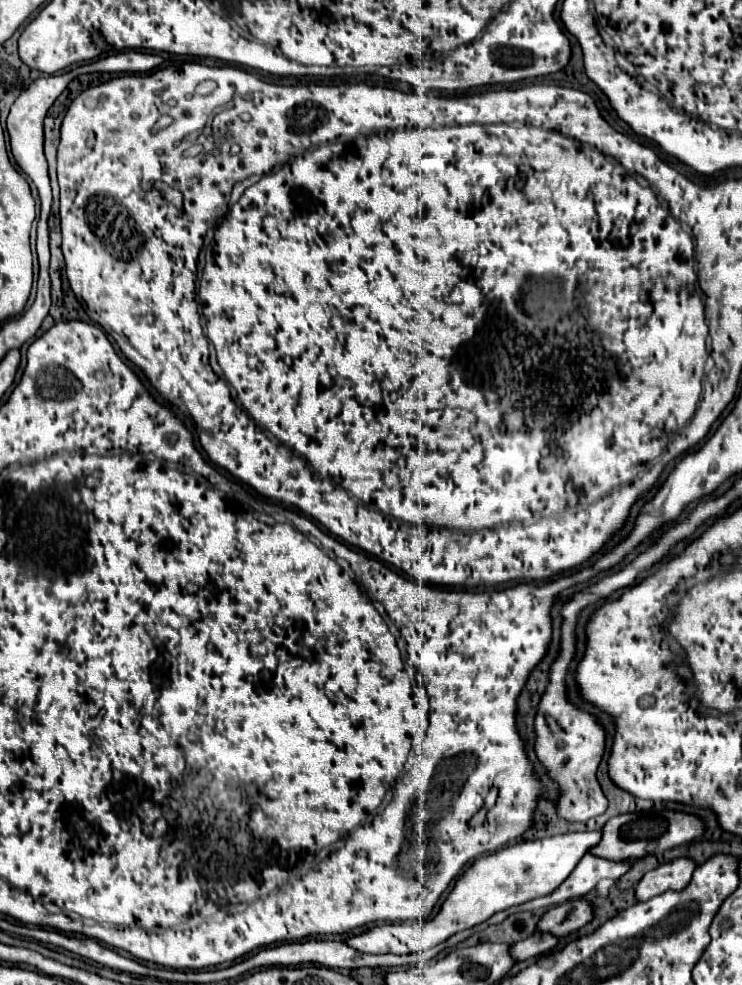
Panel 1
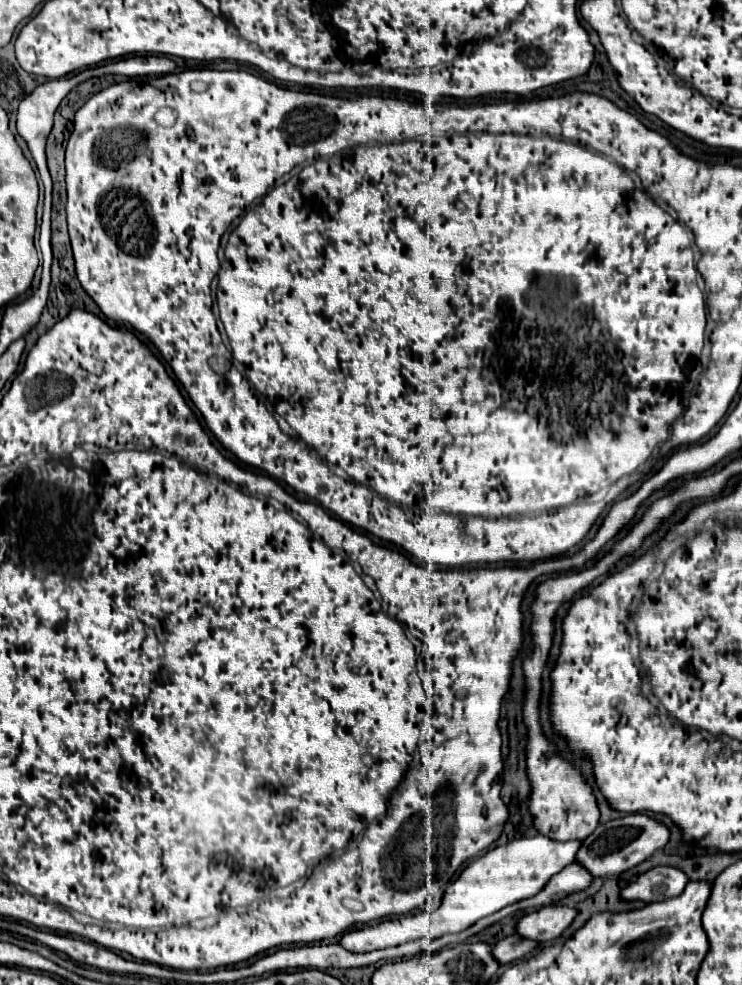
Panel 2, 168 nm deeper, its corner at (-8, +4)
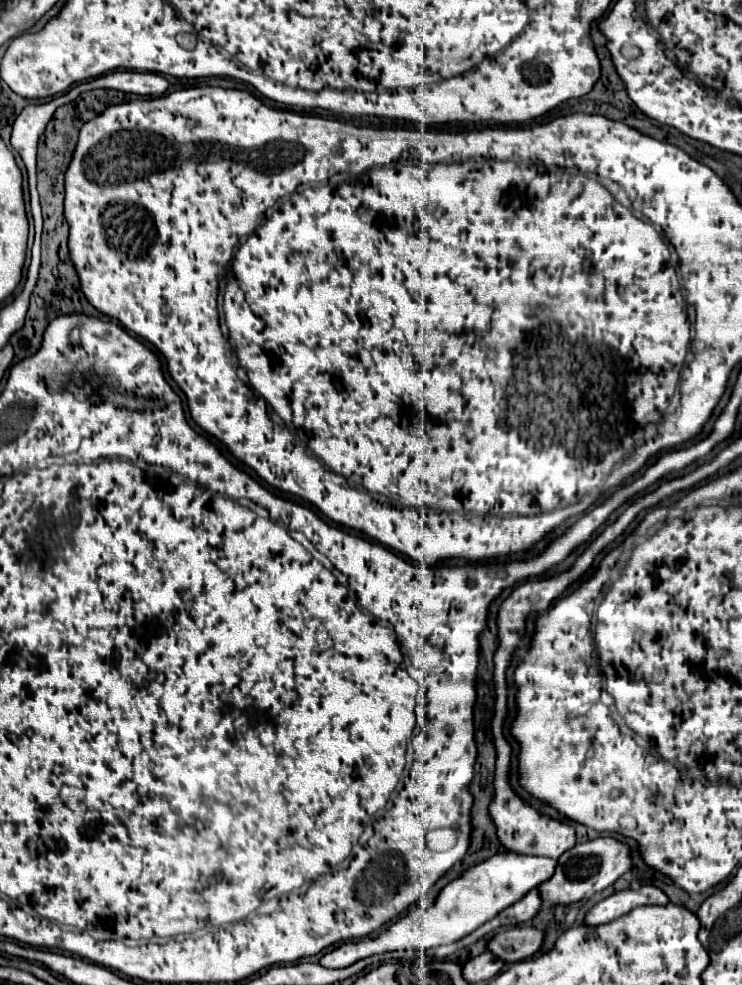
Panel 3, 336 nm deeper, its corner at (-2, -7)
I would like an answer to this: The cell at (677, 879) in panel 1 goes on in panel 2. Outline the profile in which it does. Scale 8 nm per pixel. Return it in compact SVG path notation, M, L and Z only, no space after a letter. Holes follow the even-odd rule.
M655 866L633 880L621 896L625 900L641 900L641 902L655 902L667 900L681 894L687 886L689 878L685 872L673 866Z

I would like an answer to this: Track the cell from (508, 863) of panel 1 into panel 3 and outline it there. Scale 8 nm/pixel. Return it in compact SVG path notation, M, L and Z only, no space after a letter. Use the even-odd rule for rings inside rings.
M499 853L491 859L469 867L461 877L451 881L441 889L435 903L429 909L413 909L405 917L397 919L387 931L379 933L375 939L363 941L347 941L333 951L321 957L321 965L329 969L343 969L353 965L359 959L385 953L385 951L399 951L399 949L431 949L439 945L449 945L465 935L473 933L477 927L493 919L505 907L519 901L527 891L537 887L539 883L547 881L555 871L555 859L539 857L539 855L515 855L515 853Z

